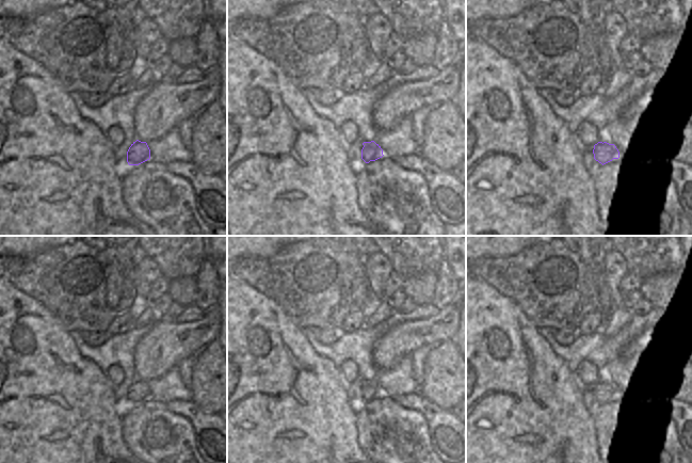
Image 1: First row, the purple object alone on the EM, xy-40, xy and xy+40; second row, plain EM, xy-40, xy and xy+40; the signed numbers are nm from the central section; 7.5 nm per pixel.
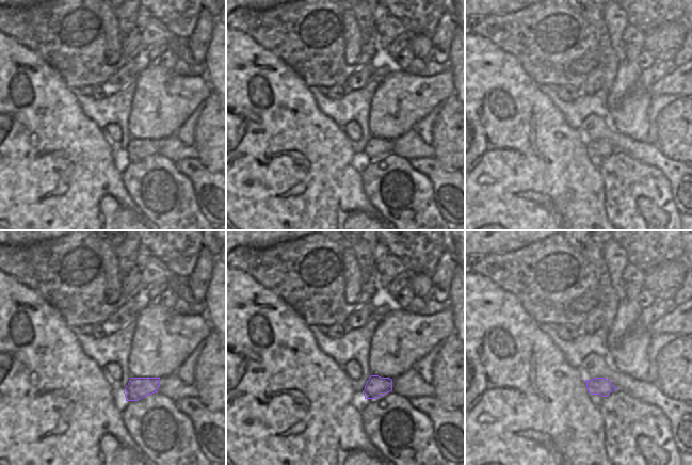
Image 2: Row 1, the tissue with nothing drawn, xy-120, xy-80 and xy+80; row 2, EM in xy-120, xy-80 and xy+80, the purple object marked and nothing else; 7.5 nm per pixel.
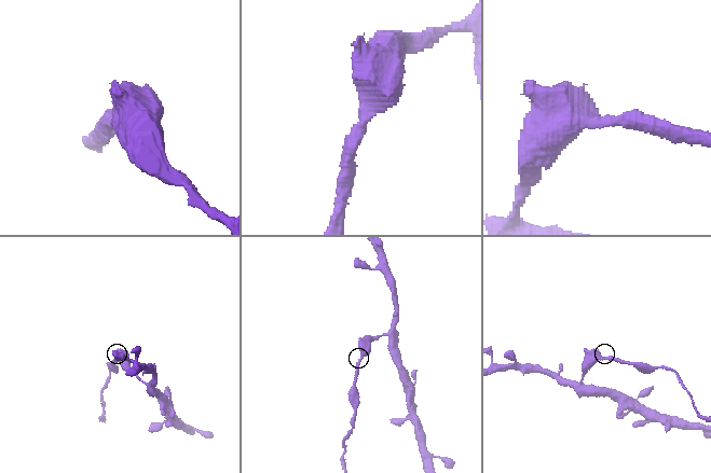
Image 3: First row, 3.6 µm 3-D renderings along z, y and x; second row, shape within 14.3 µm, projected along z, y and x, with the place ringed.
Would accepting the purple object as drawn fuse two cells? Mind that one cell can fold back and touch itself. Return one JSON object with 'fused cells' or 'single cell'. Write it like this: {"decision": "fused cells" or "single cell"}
{"decision": "fused cells"}

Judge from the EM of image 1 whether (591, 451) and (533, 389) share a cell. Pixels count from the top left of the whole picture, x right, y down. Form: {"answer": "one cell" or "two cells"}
{"answer": "one cell"}

